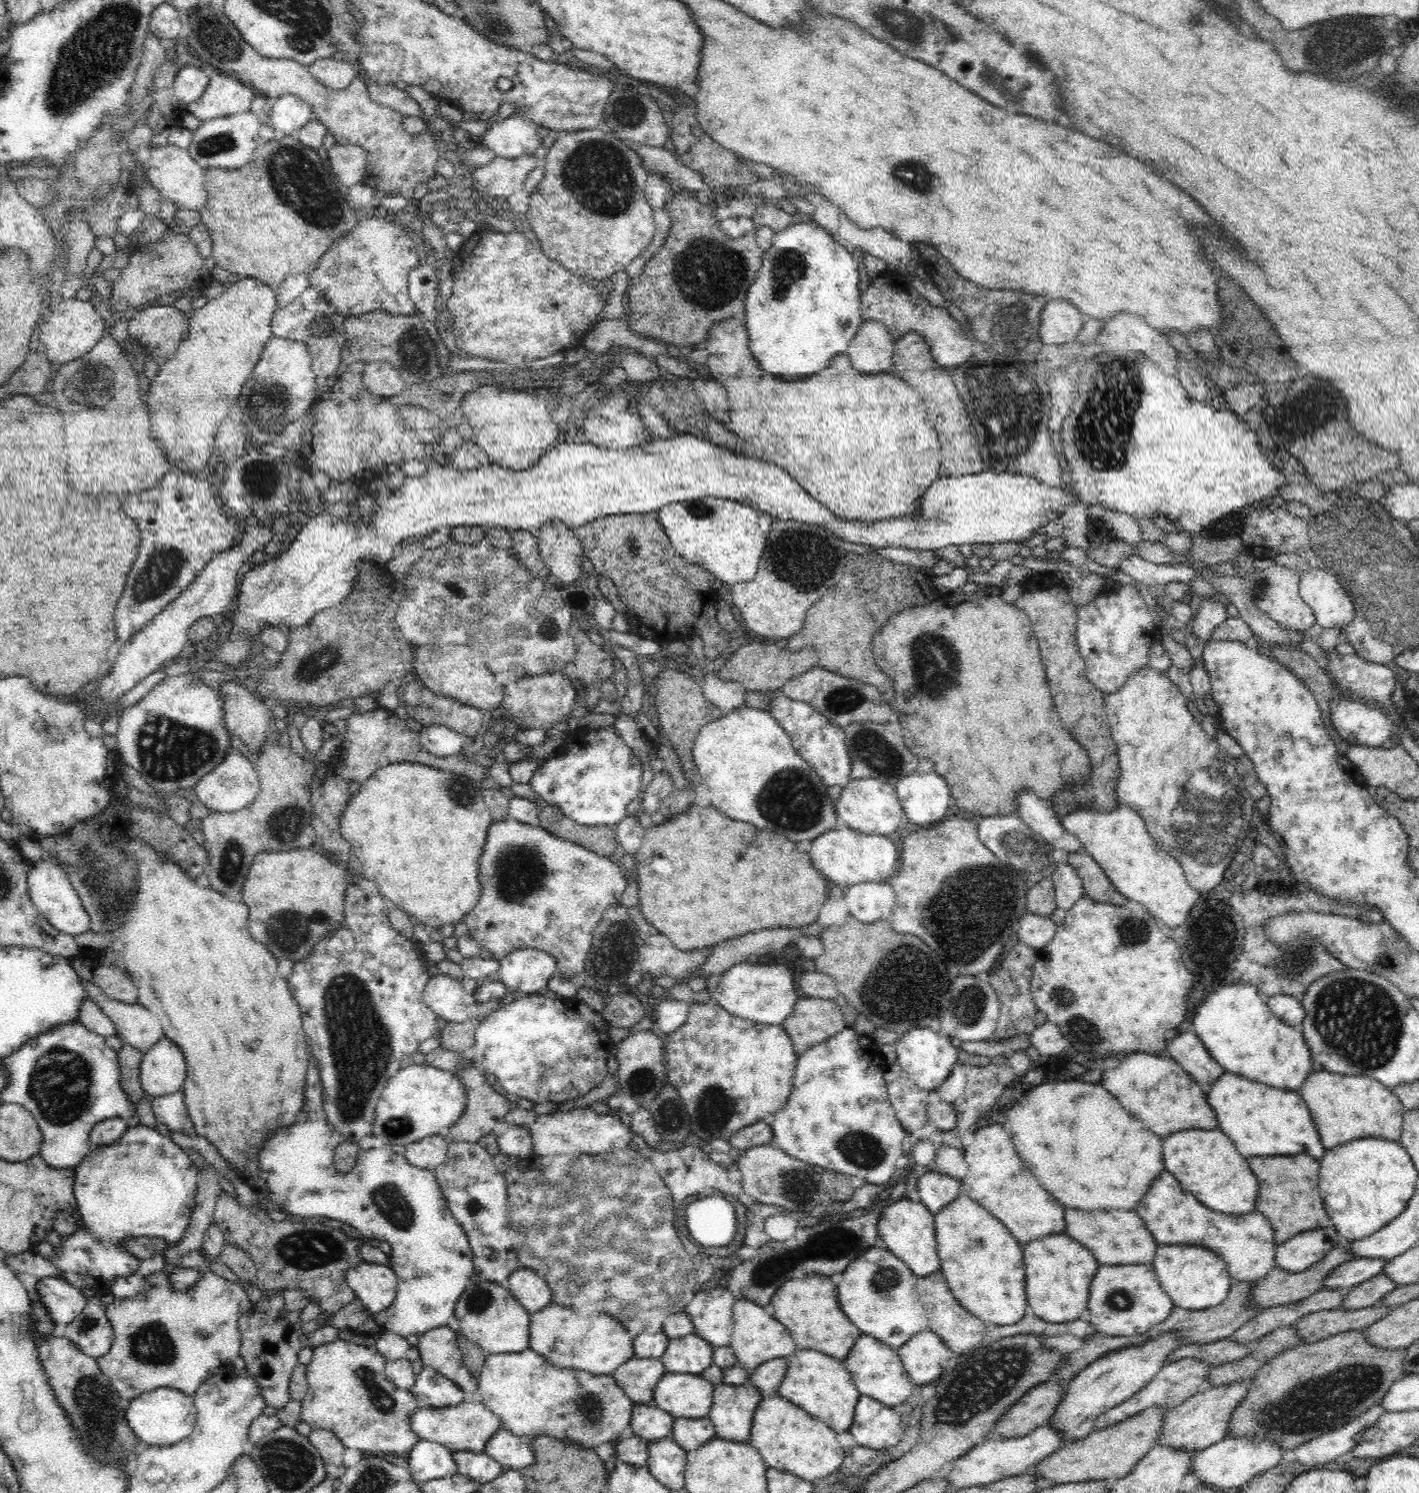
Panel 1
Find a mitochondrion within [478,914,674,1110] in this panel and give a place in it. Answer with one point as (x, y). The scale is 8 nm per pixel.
(615, 939)

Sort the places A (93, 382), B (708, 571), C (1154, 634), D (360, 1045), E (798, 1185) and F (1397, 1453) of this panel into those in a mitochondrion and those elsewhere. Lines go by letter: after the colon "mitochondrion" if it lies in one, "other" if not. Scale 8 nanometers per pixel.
A: mitochondrion
B: other
C: other
D: mitochondrion
E: mitochondrion
F: other

